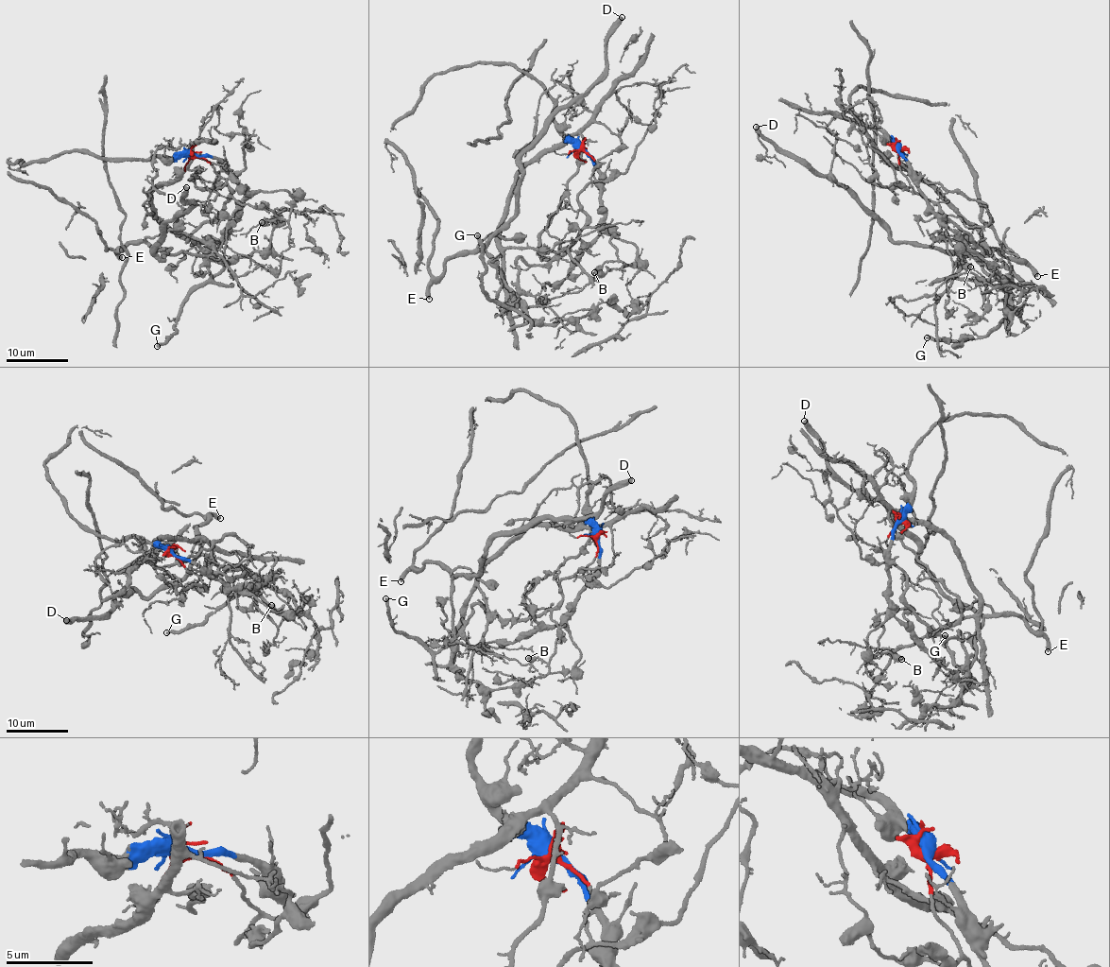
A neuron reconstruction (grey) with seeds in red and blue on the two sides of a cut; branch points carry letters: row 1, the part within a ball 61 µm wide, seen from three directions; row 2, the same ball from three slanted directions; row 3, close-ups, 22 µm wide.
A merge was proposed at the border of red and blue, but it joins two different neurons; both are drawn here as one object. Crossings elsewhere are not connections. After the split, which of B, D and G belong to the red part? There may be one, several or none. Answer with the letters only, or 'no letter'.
B, G

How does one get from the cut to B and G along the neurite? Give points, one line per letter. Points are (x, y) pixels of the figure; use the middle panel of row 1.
B: (582, 148), (595, 164), (593, 180), (578, 203), (588, 216), (586, 226), (607, 225), (617, 257), (593, 271)
G: (582, 148), (594, 165), (578, 198), (584, 229), (544, 264), (520, 256), (516, 307), (484, 290), (476, 234)

